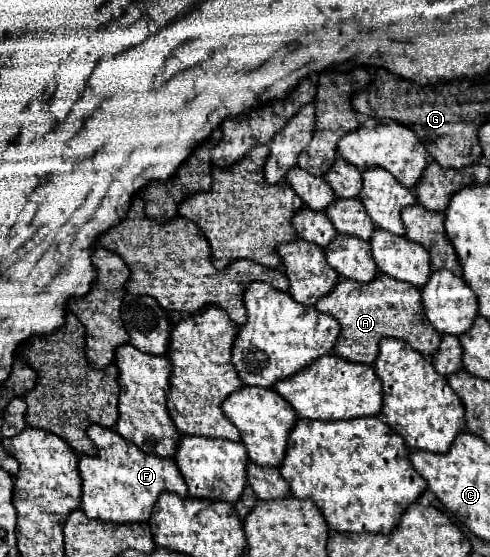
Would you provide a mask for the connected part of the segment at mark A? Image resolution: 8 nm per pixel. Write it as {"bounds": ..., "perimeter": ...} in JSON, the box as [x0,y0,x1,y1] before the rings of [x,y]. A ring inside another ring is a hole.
{"bounds":[316,273,440,365],"perimeter":[[[378,273],[370,283],[338,279],[334,289],[316,301],[316,309],[340,321],[340,335],[332,353],[346,361],[368,365],[374,363],[378,355],[378,341],[382,337],[402,339],[424,355],[434,355],[440,345],[440,333],[434,331],[434,327],[430,327],[428,319],[422,315],[418,287],[396,281],[384,273]]]}

